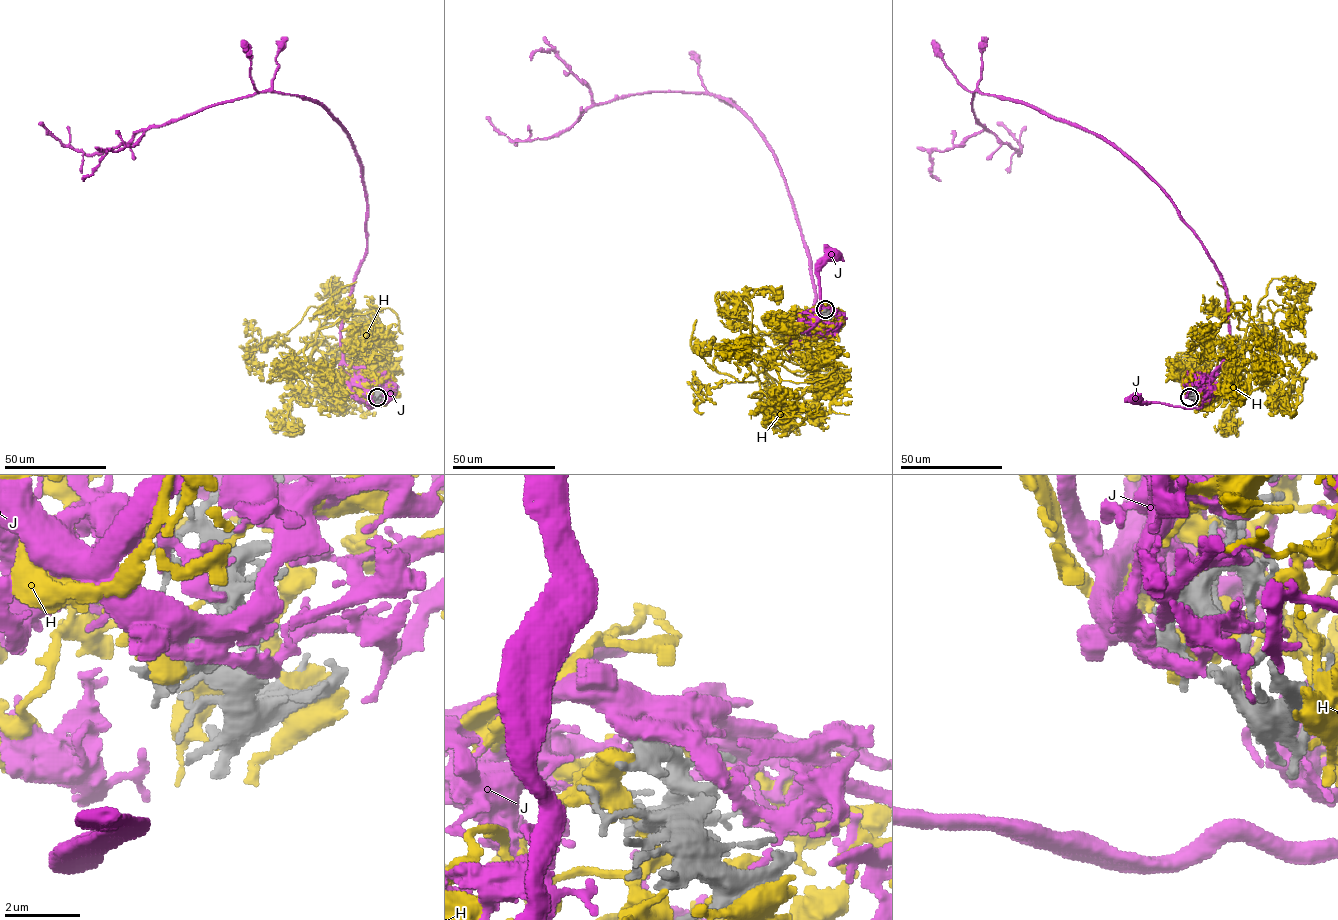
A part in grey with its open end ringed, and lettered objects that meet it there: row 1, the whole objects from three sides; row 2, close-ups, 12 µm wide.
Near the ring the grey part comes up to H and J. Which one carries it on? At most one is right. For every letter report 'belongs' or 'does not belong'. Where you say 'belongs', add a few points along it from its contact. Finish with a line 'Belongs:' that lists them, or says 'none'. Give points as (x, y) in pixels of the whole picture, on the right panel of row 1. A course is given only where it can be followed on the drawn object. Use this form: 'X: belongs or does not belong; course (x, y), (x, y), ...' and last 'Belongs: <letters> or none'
H: does not belong
J: belongs; course (1189, 397), (1187, 391), (1194, 384), (1212, 378), (1210, 397), (1199, 407), (1186, 408), (1136, 400)
Belongs: J

